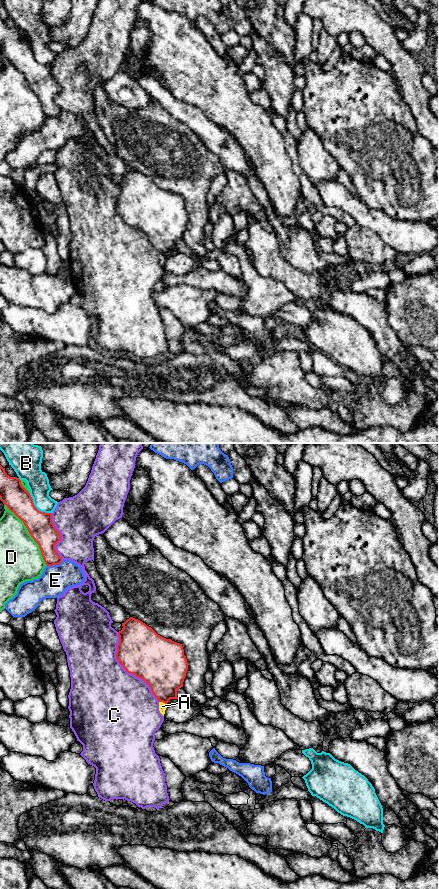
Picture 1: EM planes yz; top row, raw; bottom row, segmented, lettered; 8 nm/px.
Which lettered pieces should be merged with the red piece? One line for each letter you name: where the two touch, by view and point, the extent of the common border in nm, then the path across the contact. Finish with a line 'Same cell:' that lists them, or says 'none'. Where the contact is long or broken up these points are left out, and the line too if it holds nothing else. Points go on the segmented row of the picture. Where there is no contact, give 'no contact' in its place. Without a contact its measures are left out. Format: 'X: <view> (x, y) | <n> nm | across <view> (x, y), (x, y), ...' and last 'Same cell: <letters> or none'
Same cell: none

